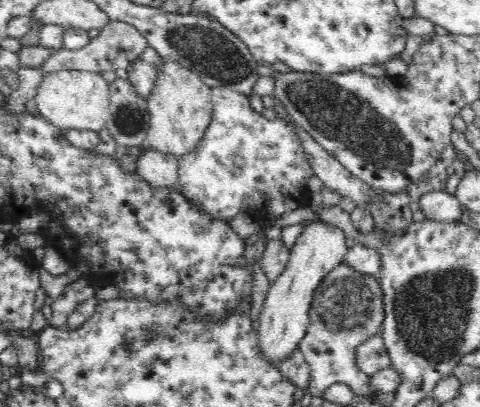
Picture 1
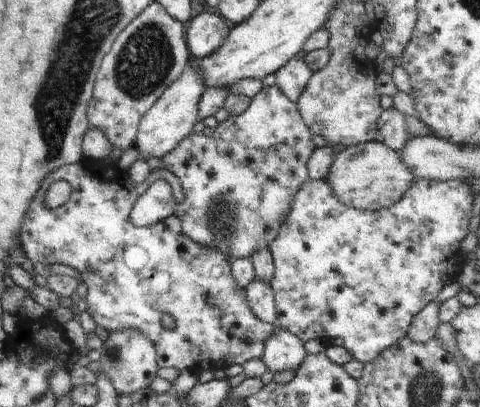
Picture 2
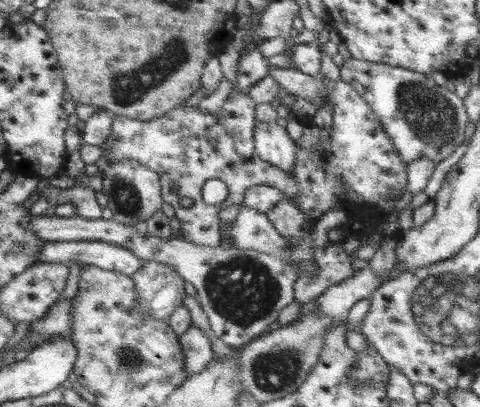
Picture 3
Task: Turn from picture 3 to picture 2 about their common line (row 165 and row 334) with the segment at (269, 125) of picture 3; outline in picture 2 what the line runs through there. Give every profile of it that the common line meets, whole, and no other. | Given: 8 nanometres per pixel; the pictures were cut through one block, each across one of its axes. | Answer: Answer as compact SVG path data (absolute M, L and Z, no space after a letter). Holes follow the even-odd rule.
M275 324L275 330L265 344L263 360L273 374L289 368L297 372L303 360L307 360L307 350L303 348L303 342L293 332Z

